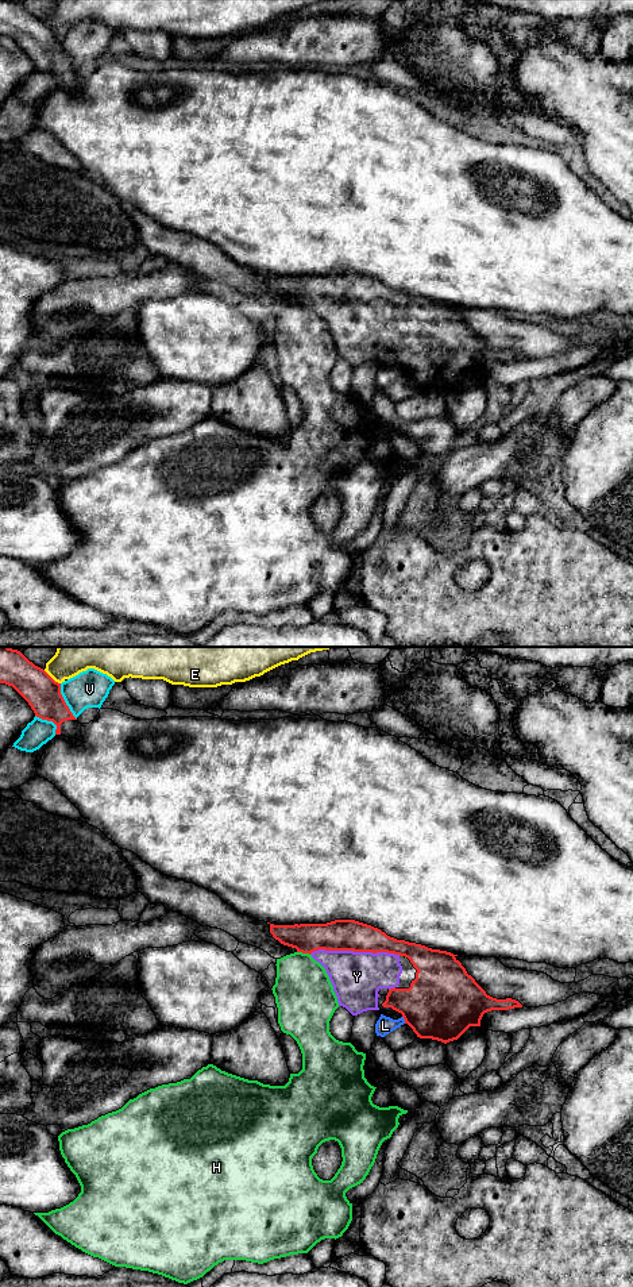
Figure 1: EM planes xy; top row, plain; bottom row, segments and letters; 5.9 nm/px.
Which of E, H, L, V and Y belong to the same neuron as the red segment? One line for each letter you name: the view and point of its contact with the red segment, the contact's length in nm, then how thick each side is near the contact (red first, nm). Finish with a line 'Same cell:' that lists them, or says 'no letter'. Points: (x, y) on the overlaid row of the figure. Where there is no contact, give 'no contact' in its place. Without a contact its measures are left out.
Y: meets red in xy at (355, 951); contact 550 nm long; 190 nm thick on the red side, 300 nm on the other
Same cell: Y

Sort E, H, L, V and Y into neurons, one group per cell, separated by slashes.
E / H / L / V / Y

